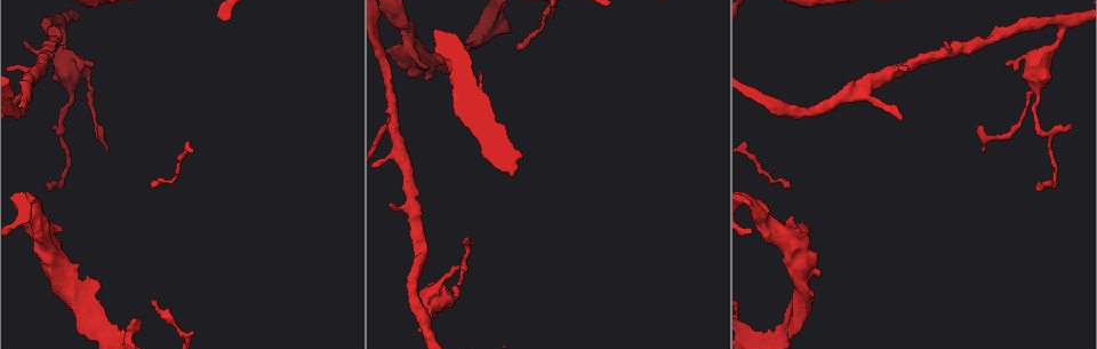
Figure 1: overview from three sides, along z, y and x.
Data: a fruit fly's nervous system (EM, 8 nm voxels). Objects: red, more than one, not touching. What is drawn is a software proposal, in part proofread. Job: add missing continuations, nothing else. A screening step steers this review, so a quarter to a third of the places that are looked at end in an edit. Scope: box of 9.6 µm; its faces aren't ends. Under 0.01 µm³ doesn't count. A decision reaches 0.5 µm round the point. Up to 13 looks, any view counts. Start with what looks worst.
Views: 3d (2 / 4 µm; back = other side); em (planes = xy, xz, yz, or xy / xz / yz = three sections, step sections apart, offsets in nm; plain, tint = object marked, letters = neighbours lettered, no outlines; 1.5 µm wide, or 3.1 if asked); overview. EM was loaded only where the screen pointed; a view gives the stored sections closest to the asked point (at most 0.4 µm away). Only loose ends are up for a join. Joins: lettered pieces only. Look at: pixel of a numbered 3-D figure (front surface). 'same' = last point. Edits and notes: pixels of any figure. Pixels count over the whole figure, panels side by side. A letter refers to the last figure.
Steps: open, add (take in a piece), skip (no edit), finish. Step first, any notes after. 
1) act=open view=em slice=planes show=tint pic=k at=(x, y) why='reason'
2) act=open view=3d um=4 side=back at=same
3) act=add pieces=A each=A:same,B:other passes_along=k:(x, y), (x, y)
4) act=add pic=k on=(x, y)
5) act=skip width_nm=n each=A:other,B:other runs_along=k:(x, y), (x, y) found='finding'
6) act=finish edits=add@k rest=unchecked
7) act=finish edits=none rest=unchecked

act=open view=3d um=4 pic=1 at=(94, 64) why='tapers out'

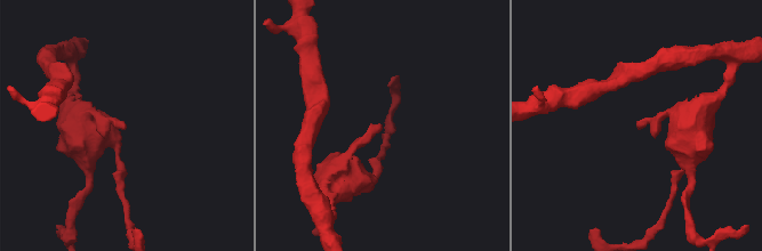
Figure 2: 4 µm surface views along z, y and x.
act=open view=em slice=xz step=4 show=letters pic=2 at=(640, 127) why='shape alone is not enough'

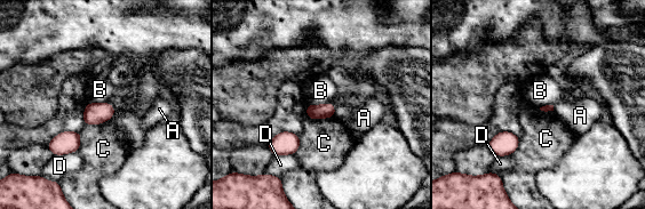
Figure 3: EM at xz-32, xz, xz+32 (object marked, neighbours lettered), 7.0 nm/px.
act=skip each=A:other,B:other,C:other,D:other border=3:(332, 102), (308, 104) found='none of them fits'

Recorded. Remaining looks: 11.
act=open view=em slice=yz step=8 show=tint pic=1 at=(981, 150)

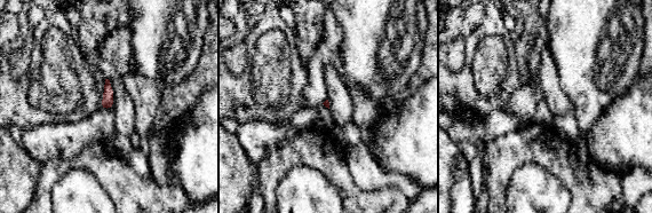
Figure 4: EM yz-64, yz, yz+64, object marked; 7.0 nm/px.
act=open view=em slice=planes show=letters at=same

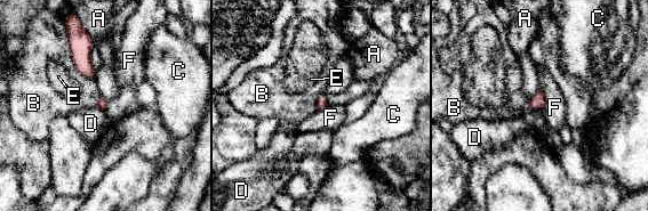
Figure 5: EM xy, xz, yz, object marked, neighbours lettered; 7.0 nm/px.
act=skip each=A:other,B:other,C:other,D:other,E:other,F:other border=5:(66, 34), (73, 65), (95, 80) found='no lettered piece goes on from it'

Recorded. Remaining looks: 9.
act=open view=em slice=planes show=plain pic=1 at=(792, 218) why='thick end'

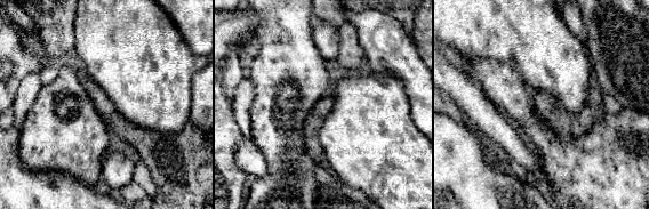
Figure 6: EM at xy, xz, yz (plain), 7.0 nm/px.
act=open view=em slice=planes show=letters at=same why='see the neighbours'

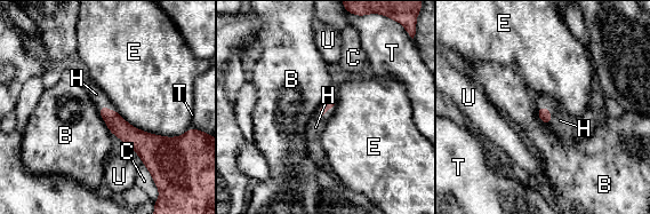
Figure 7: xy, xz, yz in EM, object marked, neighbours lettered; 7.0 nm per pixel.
act=add pieces=H each=B:other,C:other,E:other,H:same,T:other,U:other passes_along=7:(544, 113), (550, 112), (560, 120) found='the cell continues'

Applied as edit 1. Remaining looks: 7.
act=open view=overview

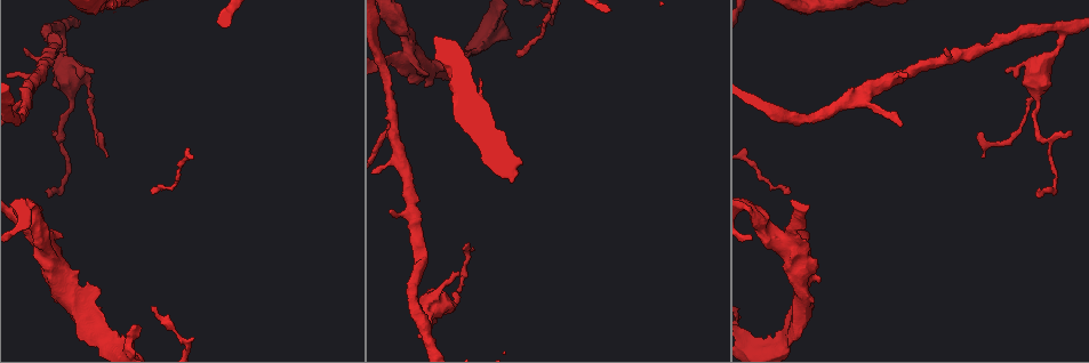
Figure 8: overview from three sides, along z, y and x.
act=open view=3d um=2 pic=8 at=(54, 130) why='tapers out'

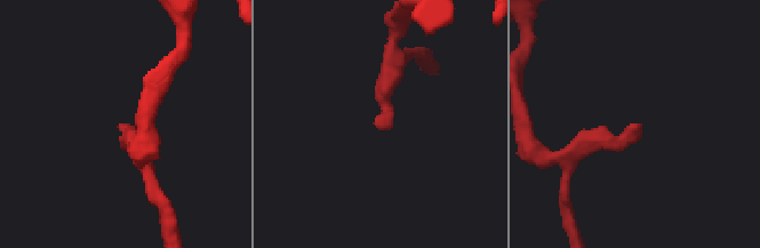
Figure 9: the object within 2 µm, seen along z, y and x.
act=open view=em slice=planes show=letters pic=9 at=(381, 128) why='shape alone is not enough'

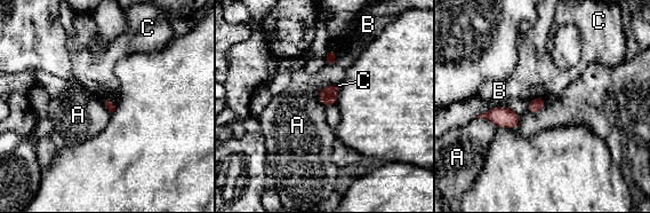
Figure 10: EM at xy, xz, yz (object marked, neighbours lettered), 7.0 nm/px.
act=skip each=A:other,B:other,C:other found='none of them fits'

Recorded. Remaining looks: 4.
act=open view=em slice=planes show=plain pic=8 at=(1036, 196) why='free end'

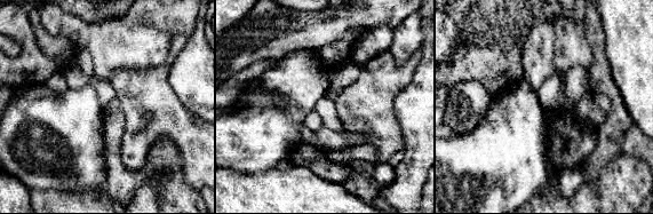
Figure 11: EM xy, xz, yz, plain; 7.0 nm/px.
act=open view=em slice=planes show=letters at=same why='see the neighbours'

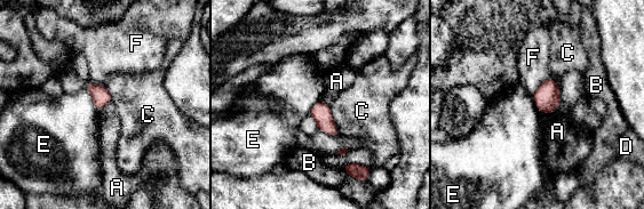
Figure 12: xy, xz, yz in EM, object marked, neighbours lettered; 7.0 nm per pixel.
act=skip each=A:other,B:other,C:other,D:other,E:other,F:other border=12:(111, 101), (100, 112) found='no lettered piece goes on from it'

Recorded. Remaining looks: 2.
act=finish edits=add@7 rest=unchecked

